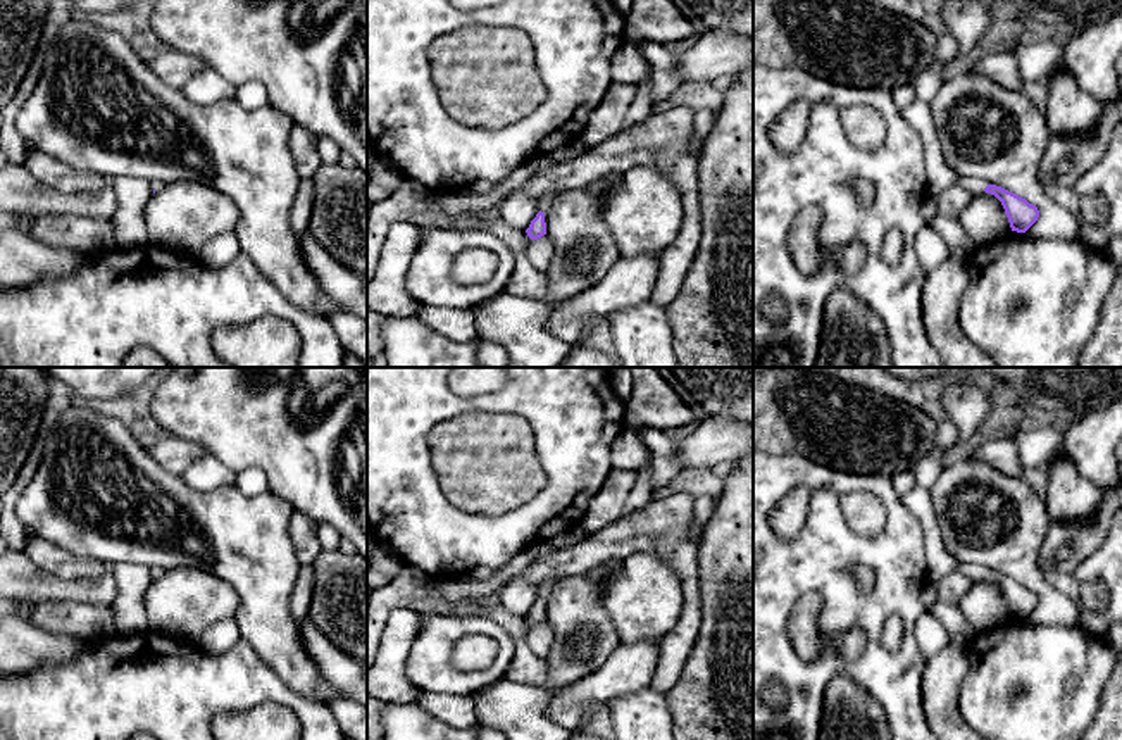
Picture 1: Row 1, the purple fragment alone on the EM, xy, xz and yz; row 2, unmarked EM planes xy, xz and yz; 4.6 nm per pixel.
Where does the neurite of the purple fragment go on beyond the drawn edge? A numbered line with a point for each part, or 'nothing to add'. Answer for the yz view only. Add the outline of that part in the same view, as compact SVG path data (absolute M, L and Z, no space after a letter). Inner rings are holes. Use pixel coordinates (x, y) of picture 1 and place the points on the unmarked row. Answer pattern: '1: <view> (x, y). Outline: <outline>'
1: yz (972, 571). Outline: M960 562L960 573L963 573L970 581L982 580L988 569L977 566L977 564L962 564Z

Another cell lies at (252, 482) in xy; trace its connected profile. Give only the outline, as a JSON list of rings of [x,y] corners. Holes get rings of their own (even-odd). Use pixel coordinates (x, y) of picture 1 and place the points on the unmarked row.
[[[257,467],[238,473],[233,485],[246,497],[257,497],[269,492],[267,476]]]

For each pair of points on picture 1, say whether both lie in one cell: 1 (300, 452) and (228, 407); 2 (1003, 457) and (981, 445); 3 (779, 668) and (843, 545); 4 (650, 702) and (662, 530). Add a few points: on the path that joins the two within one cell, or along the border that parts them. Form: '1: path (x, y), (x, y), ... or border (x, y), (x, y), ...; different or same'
1: path (283, 435), (255, 407), (245, 407); same
2: path (998, 452), (986, 451); same
3: path (776, 635), (776, 604), (810, 570); same
4: border (650, 685), (667, 692); different

